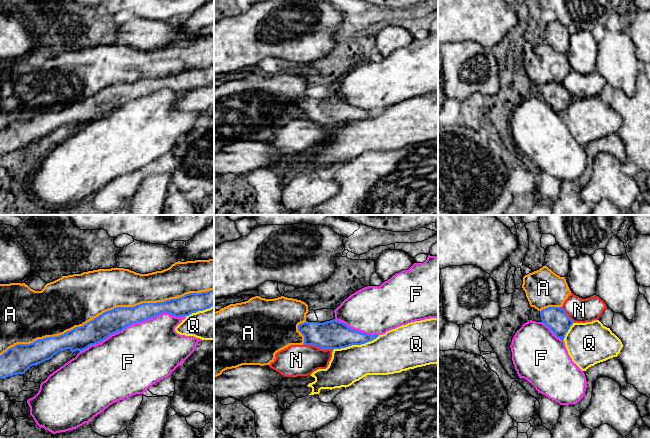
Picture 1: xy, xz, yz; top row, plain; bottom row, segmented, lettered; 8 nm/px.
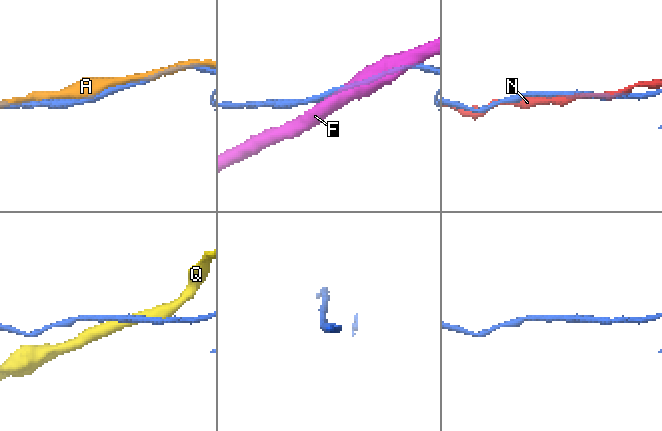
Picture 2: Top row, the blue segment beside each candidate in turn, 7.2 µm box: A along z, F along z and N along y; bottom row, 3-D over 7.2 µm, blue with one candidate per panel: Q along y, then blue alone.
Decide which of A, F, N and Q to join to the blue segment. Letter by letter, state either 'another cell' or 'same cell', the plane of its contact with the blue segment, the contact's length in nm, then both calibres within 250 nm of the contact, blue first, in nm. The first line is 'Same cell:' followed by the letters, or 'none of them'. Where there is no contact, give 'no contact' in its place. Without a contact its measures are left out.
Same cell: A
A: same cell; meets blue in xy; contact 1800 nm long; 190 nm thick on the blue side, 400 nm on the other
F: another cell; meets blue in xy; contact 900 nm long; 190 nm thick on the blue side, 480 nm on the other
N: another cell; meets blue in xz; contact 240 nm long; 240 nm thick on the blue side, 260 nm on the other
Q: another cell; meets blue in xz; contact 400 nm long; 240 nm thick on the blue side, 300 nm on the other

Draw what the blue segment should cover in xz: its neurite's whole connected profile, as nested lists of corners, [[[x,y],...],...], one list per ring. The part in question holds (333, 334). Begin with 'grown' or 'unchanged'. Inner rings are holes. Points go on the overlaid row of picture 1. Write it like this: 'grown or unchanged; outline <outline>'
grown; outline [[[255,296],[214,312],[214,377],[242,365],[270,365],[275,354],[290,345],[313,345],[334,350],[365,344],[379,336],[356,331],[335,319],[323,323],[308,322],[308,311],[308,305],[301,300]]]

